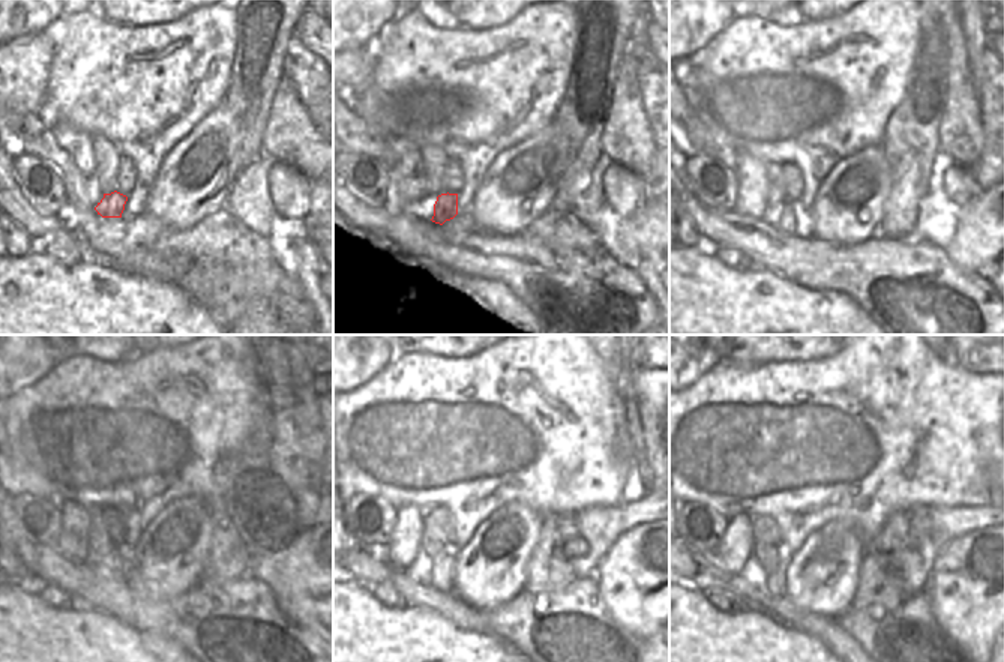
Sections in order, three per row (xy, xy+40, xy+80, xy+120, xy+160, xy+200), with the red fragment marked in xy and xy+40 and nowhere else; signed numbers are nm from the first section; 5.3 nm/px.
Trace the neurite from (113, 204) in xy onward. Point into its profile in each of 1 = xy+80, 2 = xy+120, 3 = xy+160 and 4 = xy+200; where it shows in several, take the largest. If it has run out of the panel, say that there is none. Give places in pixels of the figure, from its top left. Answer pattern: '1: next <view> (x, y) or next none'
1: next xy+80 (782, 216)
2: next xy+120 (108, 562)
3: next xy+160 (443, 565)
4: next xy+200 (776, 581)

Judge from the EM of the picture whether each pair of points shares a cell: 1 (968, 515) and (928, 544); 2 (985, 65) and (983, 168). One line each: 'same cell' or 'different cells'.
1: same cell
2: same cell

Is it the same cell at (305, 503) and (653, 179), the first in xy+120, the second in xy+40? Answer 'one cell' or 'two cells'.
one cell

